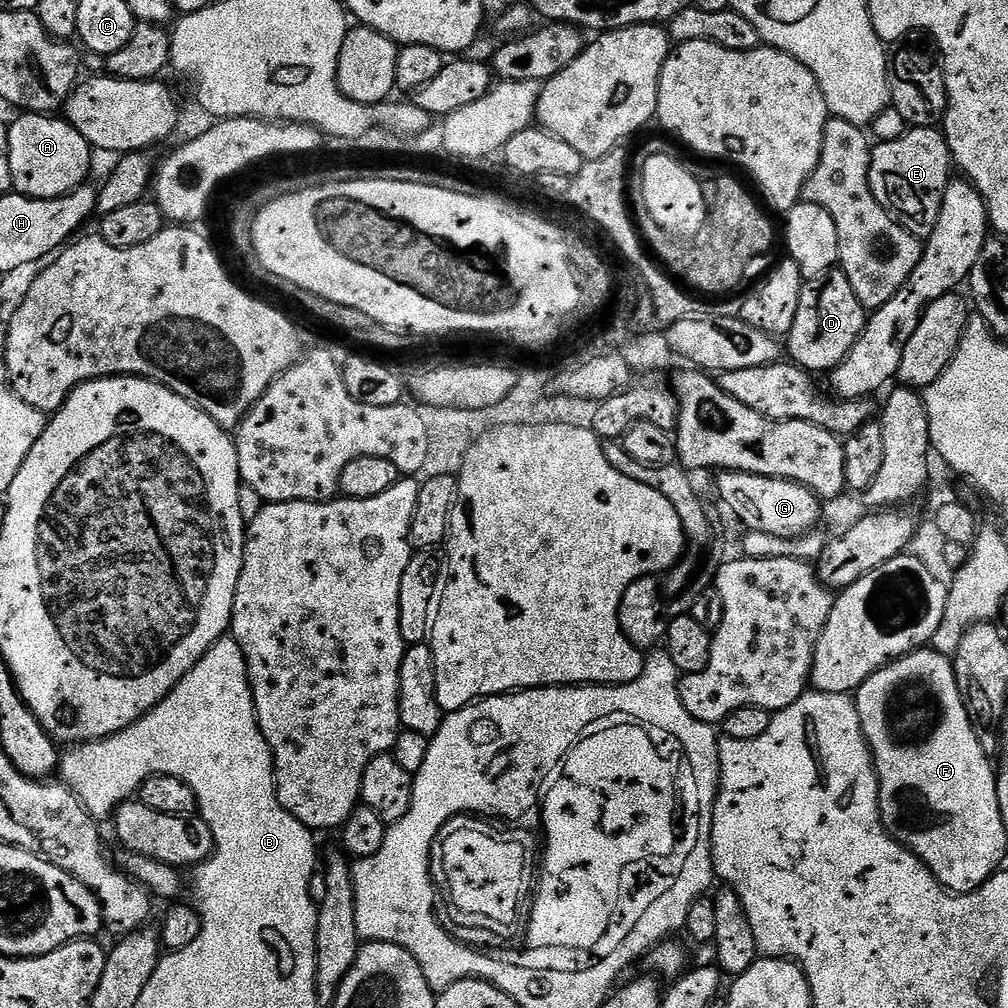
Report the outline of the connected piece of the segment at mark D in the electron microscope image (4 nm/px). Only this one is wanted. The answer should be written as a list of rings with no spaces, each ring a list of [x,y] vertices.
[[[842,270],[826,272],[815,280],[805,283],[802,298],[798,302],[798,314],[794,317],[794,326],[786,337],[786,352],[789,352],[791,363],[800,365],[809,373],[831,373],[850,354],[854,342],[864,329],[866,310],[854,294],[854,286]]]

